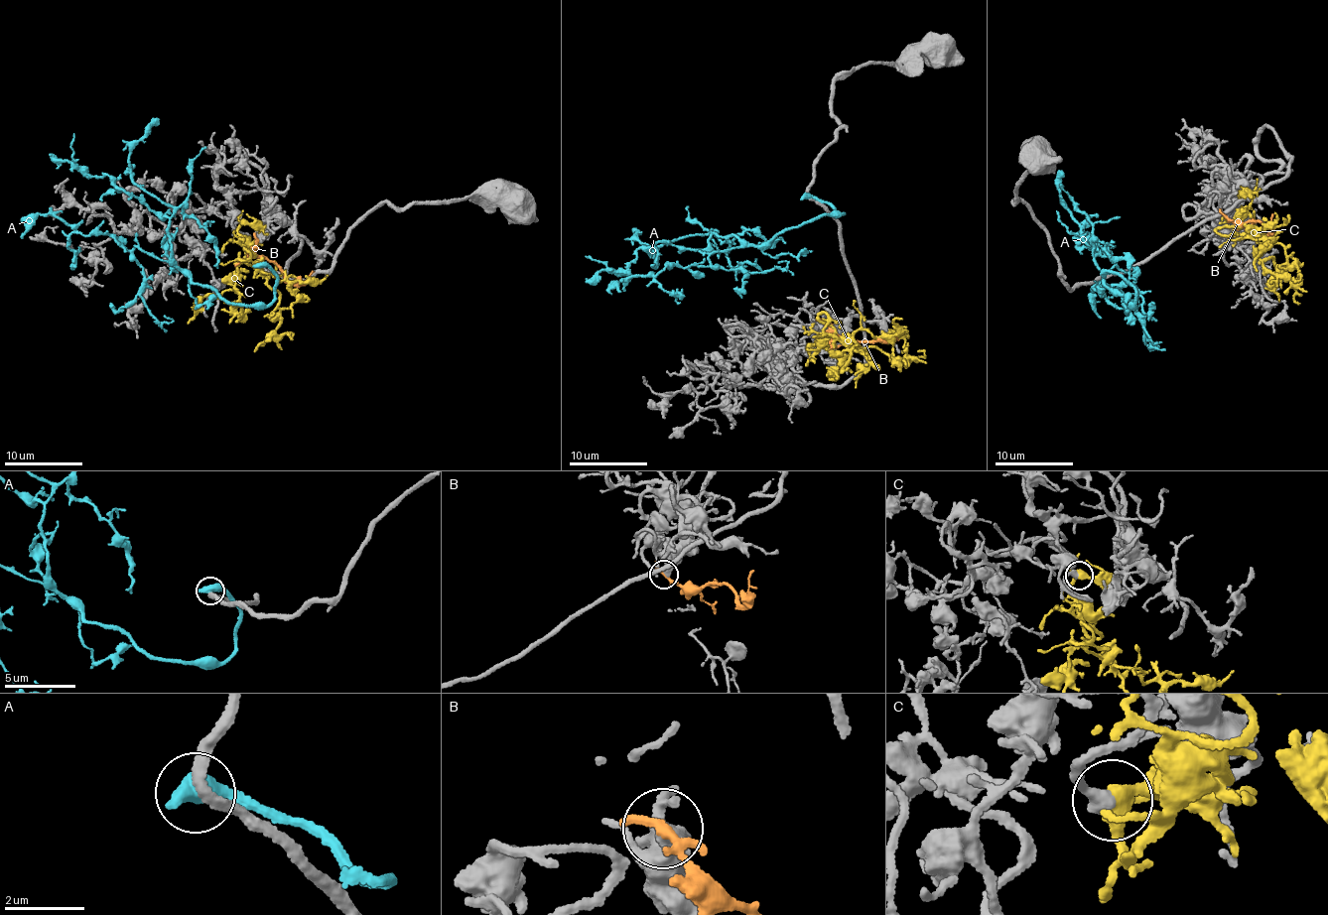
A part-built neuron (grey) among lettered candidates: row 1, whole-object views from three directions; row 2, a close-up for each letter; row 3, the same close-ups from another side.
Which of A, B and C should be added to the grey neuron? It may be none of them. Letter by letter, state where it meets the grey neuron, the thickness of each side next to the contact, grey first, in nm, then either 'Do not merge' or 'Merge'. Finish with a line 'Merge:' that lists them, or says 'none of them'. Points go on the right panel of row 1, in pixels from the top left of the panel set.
A: Touches grey at (1104, 274). Thickness 280 nm (grey) against 600 nm. Do not merge
B: Touches grey at (1225, 215). Thickness 500 nm (grey) against 320 nm. Do not merge
C: Touches grey at (1240, 196). Thickness 360 nm (grey) against 420 nm. Merge
Merge: C

